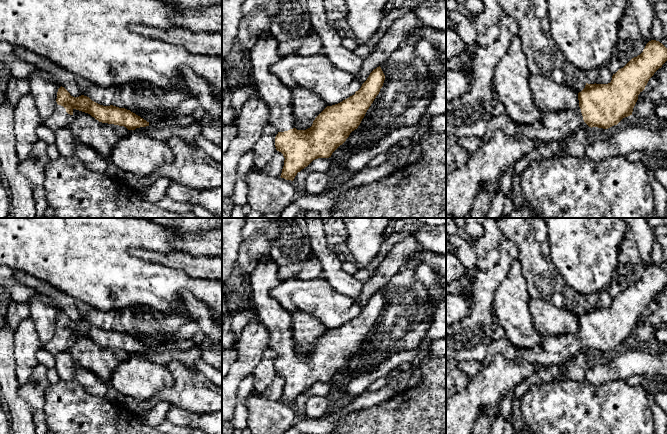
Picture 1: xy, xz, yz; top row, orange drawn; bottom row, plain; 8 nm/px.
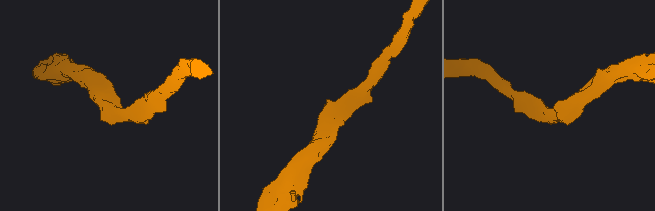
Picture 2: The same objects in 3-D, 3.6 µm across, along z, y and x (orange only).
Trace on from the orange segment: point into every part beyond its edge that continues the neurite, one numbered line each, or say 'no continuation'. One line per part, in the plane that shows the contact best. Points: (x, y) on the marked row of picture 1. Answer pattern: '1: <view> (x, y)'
1: xy (59, 119)

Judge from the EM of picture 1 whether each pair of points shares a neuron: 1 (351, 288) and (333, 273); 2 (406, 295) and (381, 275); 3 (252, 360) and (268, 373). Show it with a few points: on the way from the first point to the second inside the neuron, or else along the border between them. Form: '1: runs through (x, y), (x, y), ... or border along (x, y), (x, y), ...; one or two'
1: runs through (347, 285), (337, 277); one
2: border along (403, 266), (379, 289); two
3: border along (268, 347), (263, 352), (260, 362), (251, 373); two

